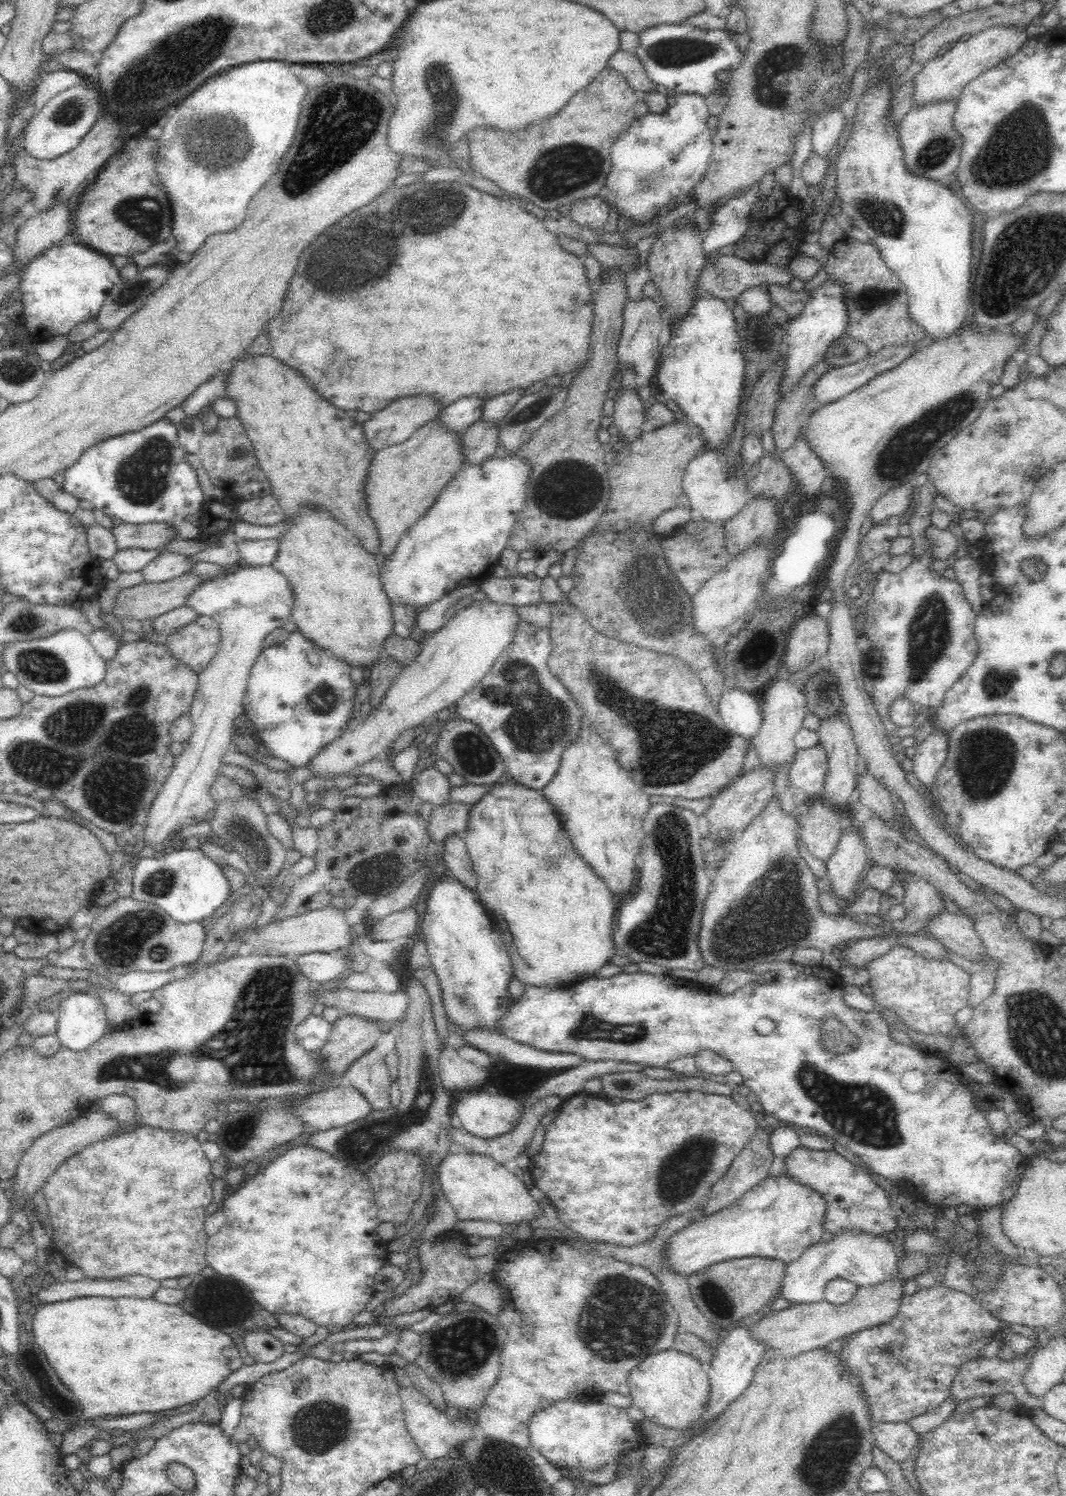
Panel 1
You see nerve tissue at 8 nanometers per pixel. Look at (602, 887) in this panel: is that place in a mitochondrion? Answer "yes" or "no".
no

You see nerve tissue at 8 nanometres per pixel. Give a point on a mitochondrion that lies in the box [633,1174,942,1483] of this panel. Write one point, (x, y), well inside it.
(708, 1290)

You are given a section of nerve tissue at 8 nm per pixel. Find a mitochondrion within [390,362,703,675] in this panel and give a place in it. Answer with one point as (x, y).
(651, 599)

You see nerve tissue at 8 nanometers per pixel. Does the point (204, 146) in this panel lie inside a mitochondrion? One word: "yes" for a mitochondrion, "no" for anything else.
yes

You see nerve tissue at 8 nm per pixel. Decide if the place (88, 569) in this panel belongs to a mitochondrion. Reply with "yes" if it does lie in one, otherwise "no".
no

